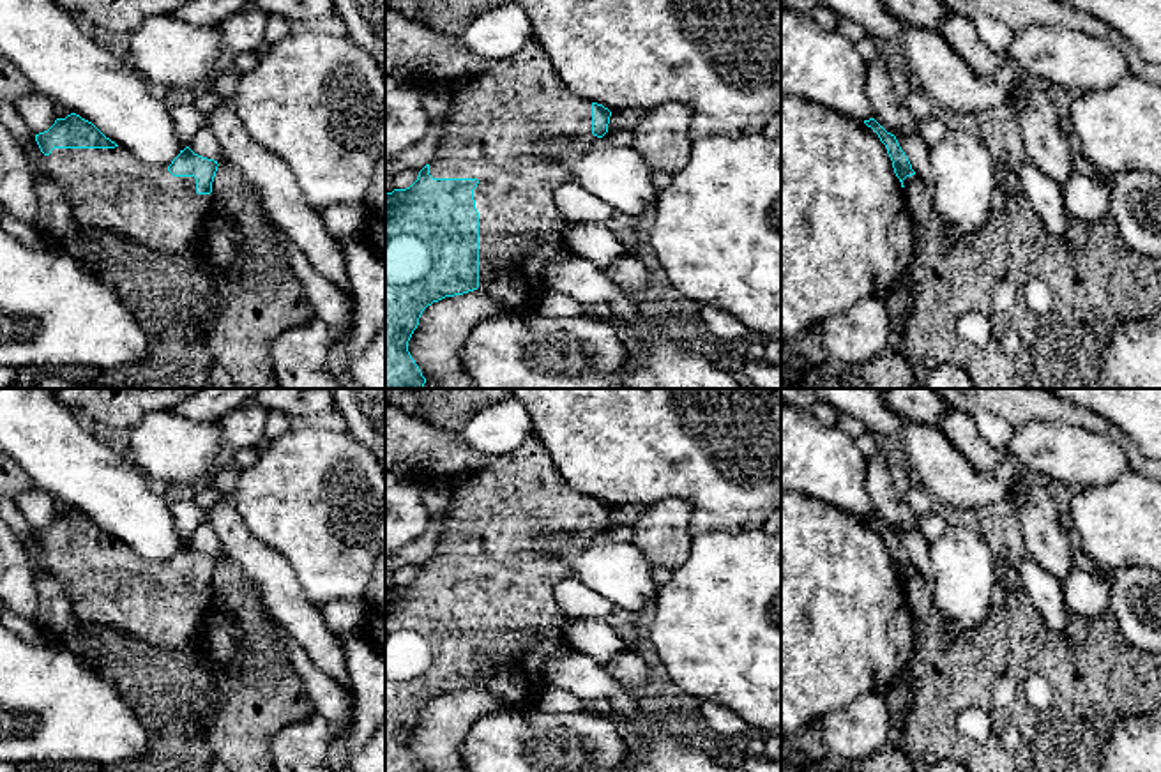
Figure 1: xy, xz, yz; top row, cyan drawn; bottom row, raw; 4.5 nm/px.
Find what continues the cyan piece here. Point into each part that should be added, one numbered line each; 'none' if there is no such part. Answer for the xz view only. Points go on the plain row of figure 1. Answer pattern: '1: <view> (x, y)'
1: xz (497, 522)

